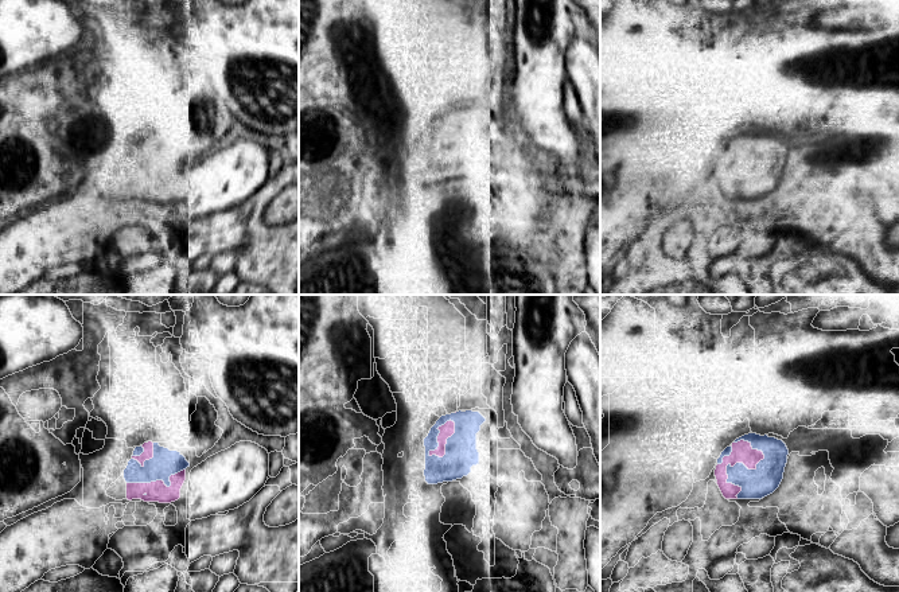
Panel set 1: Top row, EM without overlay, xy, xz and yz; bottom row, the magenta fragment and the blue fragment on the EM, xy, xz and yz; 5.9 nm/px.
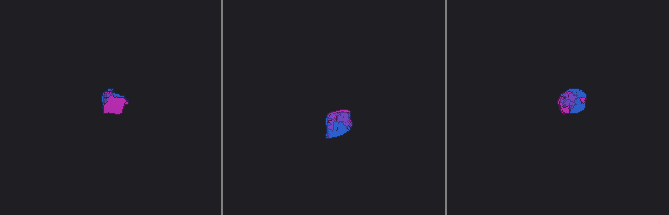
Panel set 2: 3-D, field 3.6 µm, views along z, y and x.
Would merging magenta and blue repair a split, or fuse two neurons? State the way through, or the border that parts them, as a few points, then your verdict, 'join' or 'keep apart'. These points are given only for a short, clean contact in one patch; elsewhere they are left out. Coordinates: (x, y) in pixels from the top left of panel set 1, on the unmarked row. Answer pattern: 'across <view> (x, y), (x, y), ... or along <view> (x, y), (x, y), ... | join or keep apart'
join

